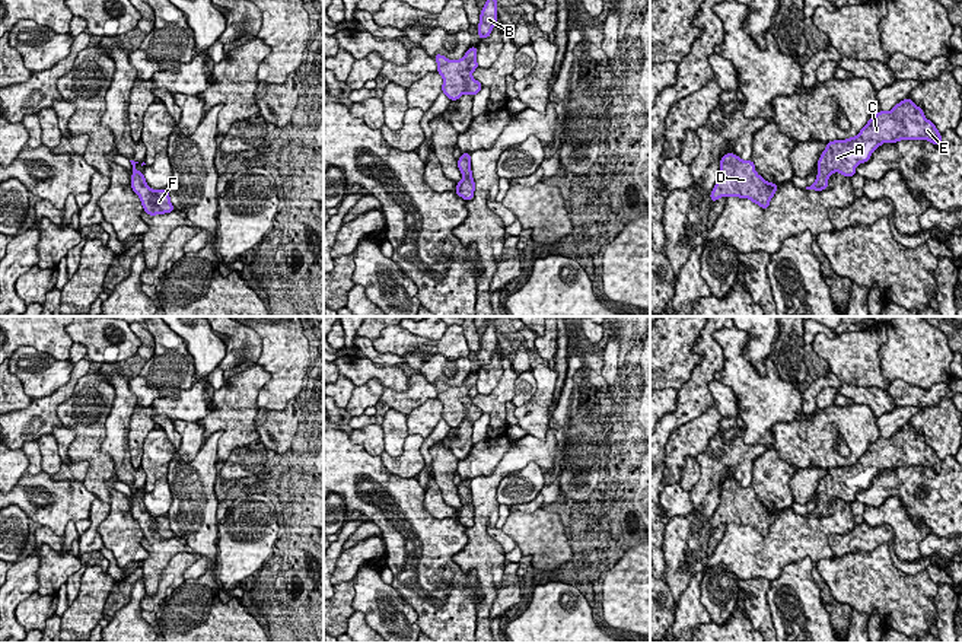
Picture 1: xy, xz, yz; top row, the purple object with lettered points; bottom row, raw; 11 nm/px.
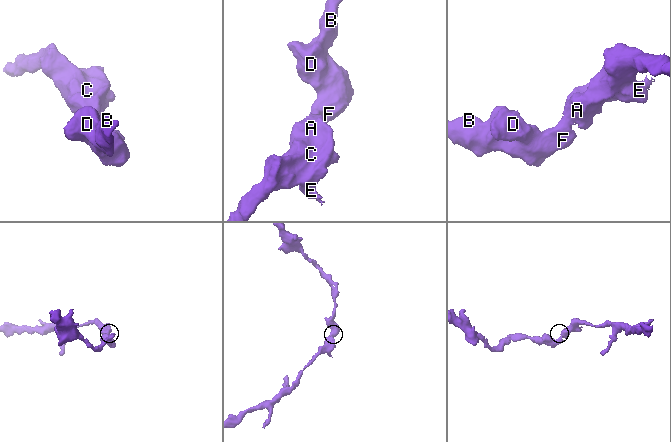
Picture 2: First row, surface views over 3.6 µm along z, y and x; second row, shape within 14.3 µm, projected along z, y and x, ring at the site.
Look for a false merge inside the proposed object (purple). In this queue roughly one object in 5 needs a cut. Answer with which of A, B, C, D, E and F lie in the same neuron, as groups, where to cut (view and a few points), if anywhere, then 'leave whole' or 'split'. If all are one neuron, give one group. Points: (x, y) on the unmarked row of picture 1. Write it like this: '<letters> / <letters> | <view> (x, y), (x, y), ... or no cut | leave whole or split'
A B C D E F | no cut | leave whole

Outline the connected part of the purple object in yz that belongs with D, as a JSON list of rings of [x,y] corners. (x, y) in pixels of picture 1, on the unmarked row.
[[[726,480],[720,486],[720,502],[710,525],[713,529],[720,523],[749,525],[765,537],[775,519],[777,509],[770,510],[758,502],[752,487],[742,487],[735,480]]]

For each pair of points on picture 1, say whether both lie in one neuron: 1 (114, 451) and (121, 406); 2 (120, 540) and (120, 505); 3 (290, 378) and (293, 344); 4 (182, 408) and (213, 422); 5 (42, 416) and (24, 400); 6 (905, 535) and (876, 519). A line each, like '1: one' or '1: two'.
1: one
2: one
3: one
4: two
5: two
6: one

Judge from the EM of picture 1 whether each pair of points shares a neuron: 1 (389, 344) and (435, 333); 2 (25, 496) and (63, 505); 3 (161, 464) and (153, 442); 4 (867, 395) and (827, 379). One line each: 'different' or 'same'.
1: different
2: same
3: same
4: same

